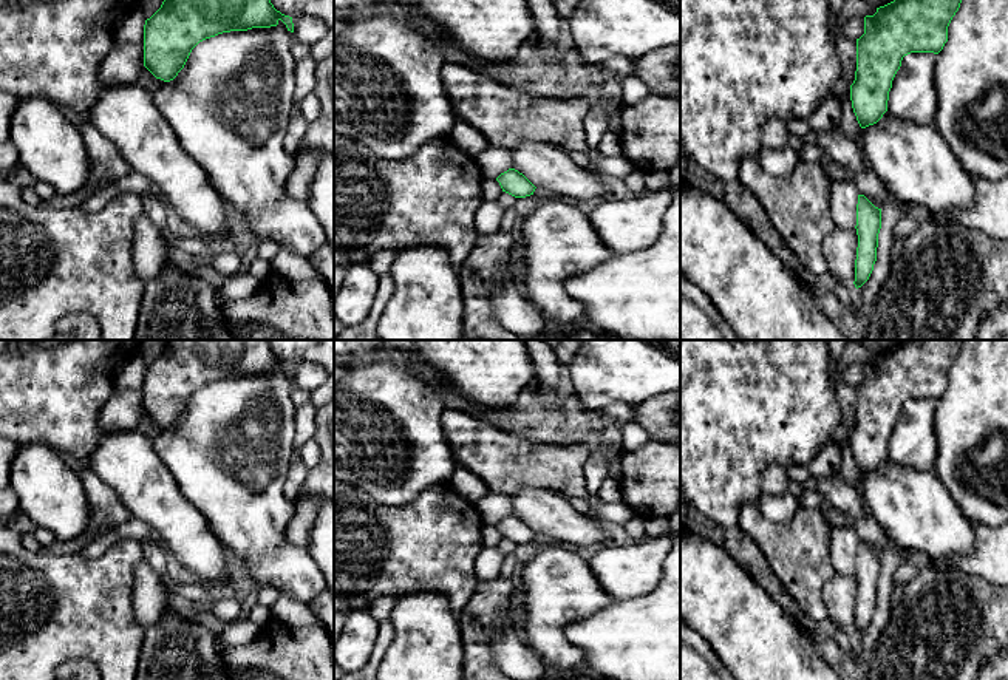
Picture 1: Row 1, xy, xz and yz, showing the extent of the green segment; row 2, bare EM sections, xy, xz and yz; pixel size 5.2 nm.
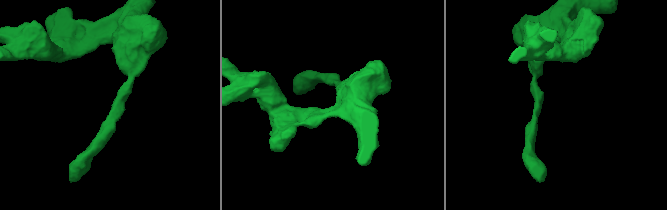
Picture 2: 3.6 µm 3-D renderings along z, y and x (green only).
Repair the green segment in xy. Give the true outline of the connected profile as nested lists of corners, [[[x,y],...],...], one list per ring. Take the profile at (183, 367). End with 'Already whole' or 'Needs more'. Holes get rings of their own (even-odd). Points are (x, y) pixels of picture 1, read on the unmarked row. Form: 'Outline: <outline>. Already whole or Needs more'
Outline: [[[169,340],[144,371],[144,413],[164,428],[184,414],[192,396],[203,386],[230,377],[271,374],[283,368],[294,379],[292,363],[274,354],[267,340]]]. Already whole

